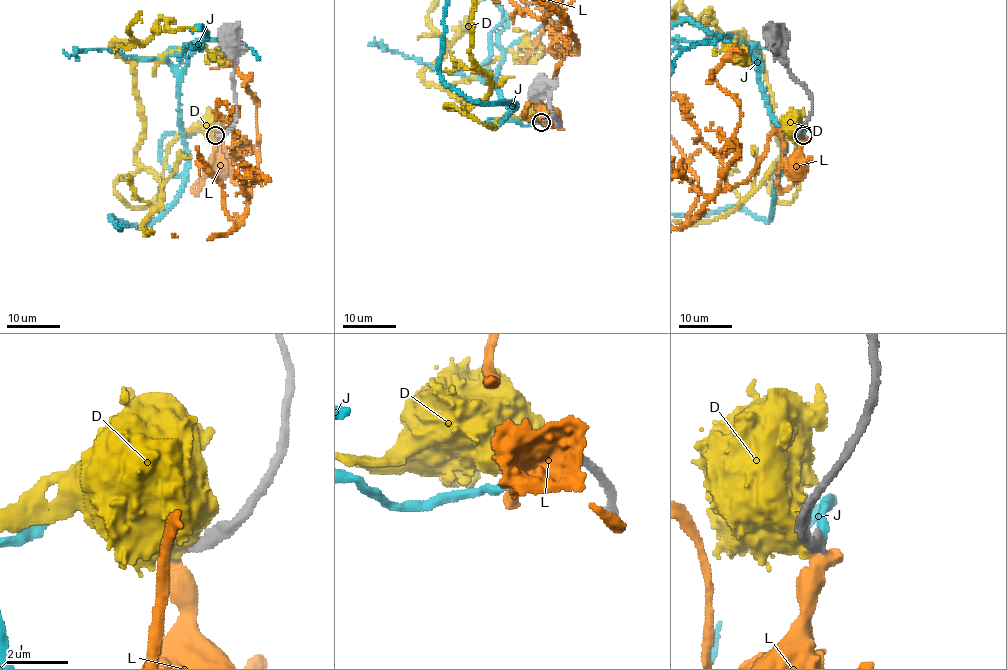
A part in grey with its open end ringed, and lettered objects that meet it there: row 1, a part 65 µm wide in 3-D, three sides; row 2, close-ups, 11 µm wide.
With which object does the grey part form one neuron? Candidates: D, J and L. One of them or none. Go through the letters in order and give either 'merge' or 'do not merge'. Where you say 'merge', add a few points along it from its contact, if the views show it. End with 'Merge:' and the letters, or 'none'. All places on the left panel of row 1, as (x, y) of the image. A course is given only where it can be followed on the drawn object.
D: do not merge
J: merge
L: do not merge
Merge: J

